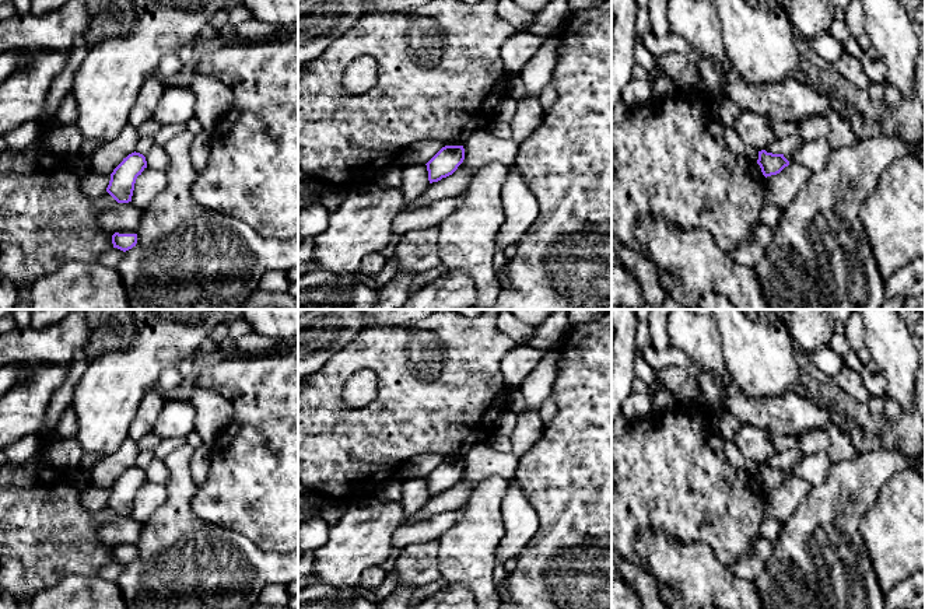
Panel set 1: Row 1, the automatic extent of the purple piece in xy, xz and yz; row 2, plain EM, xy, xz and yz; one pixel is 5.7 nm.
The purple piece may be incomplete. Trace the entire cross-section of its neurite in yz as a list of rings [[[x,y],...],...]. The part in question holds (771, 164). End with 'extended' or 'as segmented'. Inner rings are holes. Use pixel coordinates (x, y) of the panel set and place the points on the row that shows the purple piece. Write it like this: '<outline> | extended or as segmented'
[[[761,150],[758,151],[757,164],[761,168],[763,175],[767,178],[779,174],[789,165],[789,161],[784,157],[784,154],[772,154]]] | as segmented

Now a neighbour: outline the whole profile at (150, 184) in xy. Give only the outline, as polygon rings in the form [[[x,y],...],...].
[[[144,168],[136,179],[132,203],[139,209],[144,209],[167,188],[167,183],[165,171]]]

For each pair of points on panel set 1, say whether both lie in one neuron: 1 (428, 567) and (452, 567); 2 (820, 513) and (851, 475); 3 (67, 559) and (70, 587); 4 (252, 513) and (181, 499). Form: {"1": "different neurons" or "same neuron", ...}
{"1": "different neurons", "2": "same neuron", "3": "different neurons", "4": "different neurons"}

